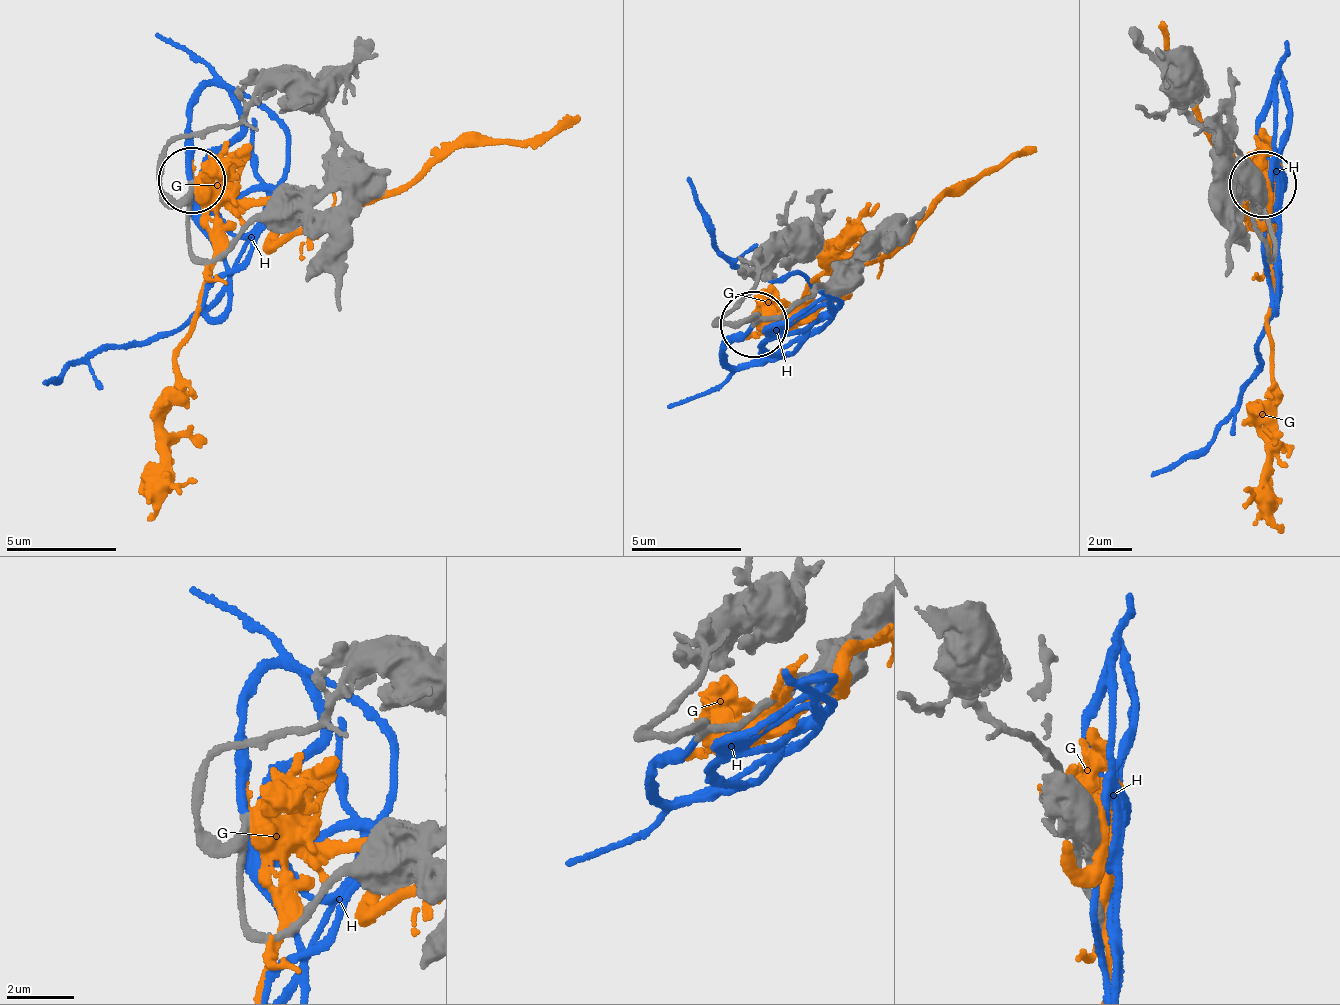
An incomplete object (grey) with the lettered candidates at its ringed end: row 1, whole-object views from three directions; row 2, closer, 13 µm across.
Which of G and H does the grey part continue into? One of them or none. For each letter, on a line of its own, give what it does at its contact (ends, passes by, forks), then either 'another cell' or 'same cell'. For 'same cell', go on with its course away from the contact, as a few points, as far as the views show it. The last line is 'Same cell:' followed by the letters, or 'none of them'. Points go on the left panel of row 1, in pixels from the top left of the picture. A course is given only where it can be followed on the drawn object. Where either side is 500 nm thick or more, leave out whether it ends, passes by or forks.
G: it forks; another cell
H: it passes by; same cell; course (191, 178), (191, 100), (219, 86), (240, 135), (207, 164), (202, 231), (227, 288), (45, 385)
Same cell: H

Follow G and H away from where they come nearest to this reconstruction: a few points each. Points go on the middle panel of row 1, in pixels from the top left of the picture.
G: (761, 320), (797, 326), (852, 289), (851, 274), (908, 235), (949, 192), (1037, 146)
H: (752, 323), (719, 349), (741, 366), (781, 353), (763, 344), (831, 293), (721, 256), (690, 176)

